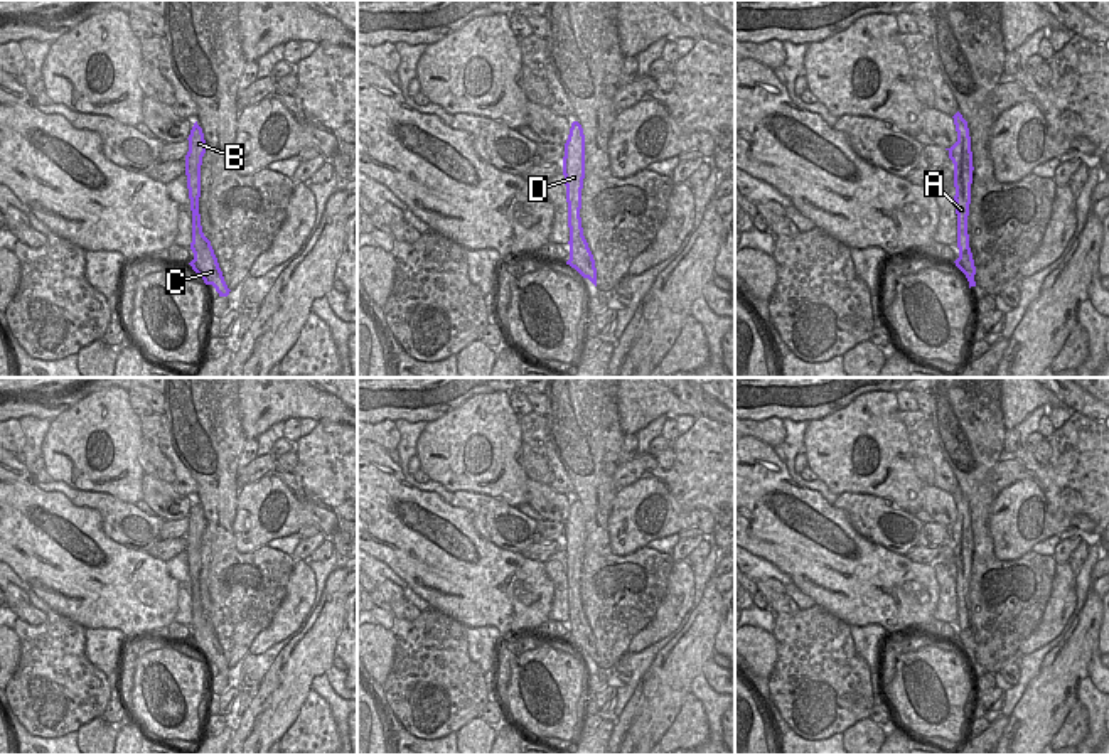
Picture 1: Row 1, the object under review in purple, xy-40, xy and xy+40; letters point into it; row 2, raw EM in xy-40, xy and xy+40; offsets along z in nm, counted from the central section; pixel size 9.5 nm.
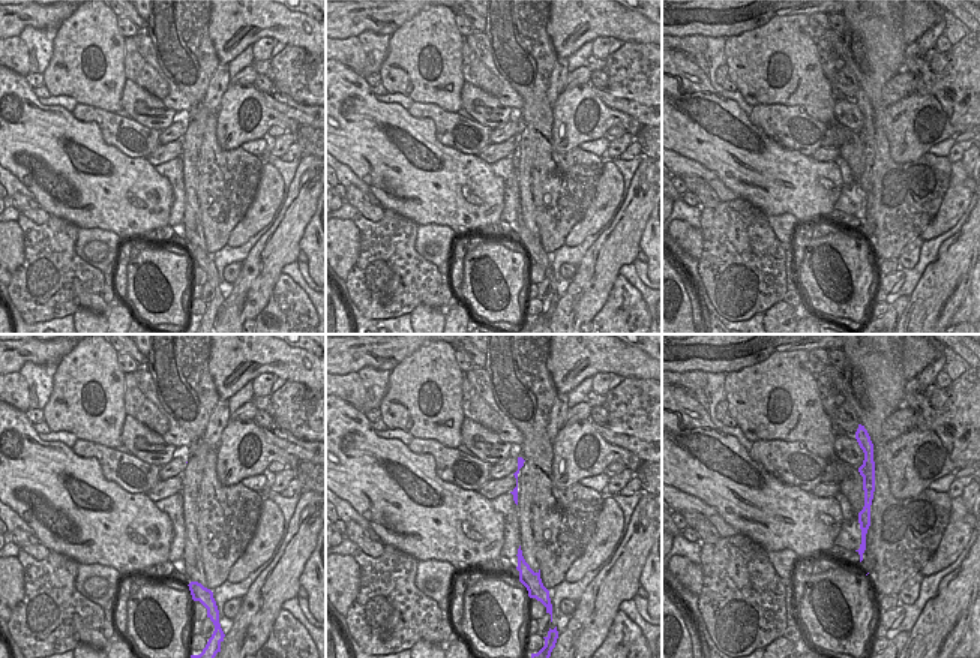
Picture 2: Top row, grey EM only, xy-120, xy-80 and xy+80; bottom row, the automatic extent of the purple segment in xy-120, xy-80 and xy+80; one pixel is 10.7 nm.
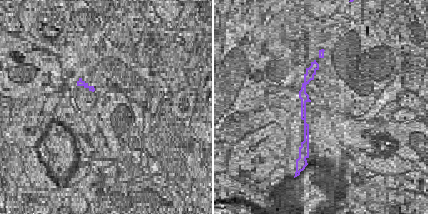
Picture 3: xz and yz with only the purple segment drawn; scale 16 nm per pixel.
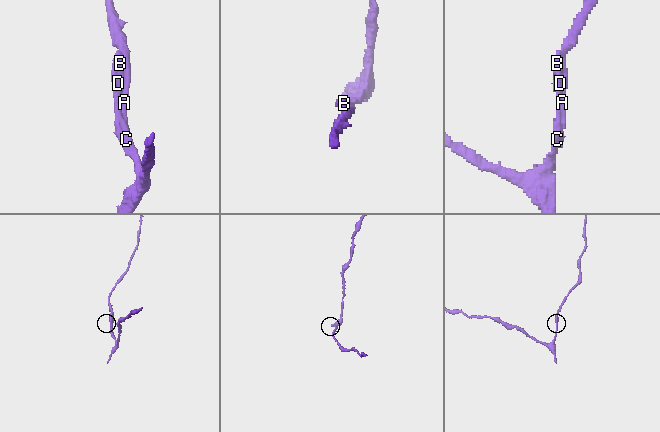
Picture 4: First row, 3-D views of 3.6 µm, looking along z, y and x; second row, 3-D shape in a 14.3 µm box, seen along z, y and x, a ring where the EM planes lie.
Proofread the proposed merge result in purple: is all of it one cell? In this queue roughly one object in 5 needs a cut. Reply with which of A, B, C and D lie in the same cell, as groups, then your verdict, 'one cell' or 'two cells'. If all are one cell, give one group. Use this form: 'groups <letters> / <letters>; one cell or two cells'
groups A B C D; one cell

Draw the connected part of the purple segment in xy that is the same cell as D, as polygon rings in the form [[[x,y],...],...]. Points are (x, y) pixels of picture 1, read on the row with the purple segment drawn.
[[[578,121],[571,123],[570,135],[565,143],[563,175],[566,185],[570,228],[570,260],[566,265],[575,268],[583,278],[588,278],[597,286],[595,260],[583,236],[580,217],[581,189],[585,179],[585,135]]]

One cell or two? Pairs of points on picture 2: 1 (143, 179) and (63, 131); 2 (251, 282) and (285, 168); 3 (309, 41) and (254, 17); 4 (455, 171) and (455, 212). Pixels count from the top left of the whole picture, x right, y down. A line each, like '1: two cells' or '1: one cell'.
1: one cell
2: two cells
3: one cell
4: one cell

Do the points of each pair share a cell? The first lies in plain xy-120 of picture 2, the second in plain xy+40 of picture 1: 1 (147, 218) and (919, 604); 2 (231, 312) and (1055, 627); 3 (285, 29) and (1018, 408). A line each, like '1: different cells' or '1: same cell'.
1: same cell
2: different cells
3: same cell

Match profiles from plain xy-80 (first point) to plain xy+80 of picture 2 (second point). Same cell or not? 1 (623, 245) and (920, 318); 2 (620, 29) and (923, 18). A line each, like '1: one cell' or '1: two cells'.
1: one cell
2: one cell

